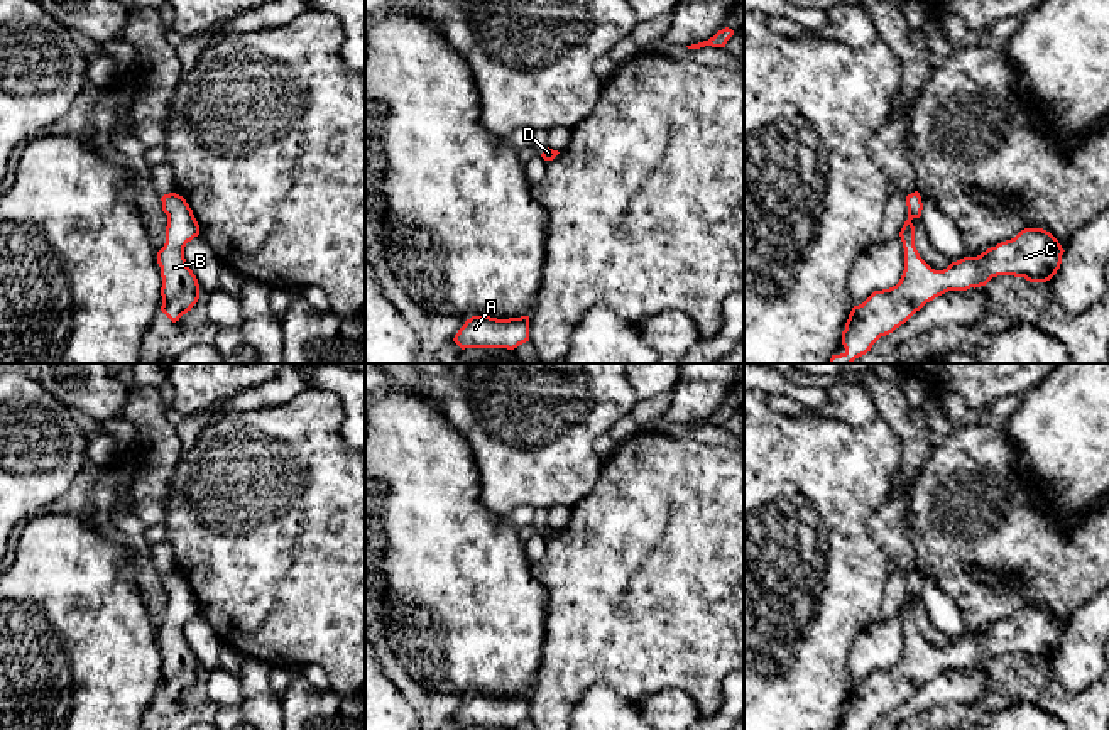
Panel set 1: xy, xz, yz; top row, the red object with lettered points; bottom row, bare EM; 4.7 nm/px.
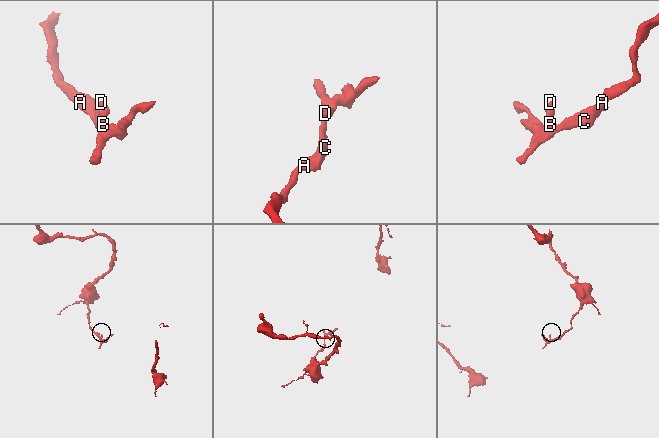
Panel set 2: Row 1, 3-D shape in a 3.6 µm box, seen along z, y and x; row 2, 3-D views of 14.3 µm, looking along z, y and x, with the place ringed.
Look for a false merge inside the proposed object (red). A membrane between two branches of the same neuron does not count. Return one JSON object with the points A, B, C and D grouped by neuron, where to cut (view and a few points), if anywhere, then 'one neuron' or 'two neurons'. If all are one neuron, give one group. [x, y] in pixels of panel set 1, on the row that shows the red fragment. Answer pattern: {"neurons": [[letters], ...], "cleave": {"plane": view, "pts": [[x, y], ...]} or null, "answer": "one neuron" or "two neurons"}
{"neurons": [["A", "B", "C", "D"]], "cleave": null, "answer": "one neuron"}

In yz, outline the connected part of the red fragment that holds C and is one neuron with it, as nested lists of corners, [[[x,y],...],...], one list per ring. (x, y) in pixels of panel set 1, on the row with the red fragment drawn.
[[[918,191],[906,196],[906,206],[908,220],[899,232],[904,248],[903,275],[896,286],[874,291],[862,304],[852,308],[842,331],[845,351],[832,355],[828,363],[852,363],[871,351],[881,336],[893,333],[926,302],[948,291],[975,289],[997,275],[1046,282],[1060,269],[1065,250],[1058,240],[1043,228],[1024,228],[977,257],[964,257],[943,270],[935,270],[915,247],[911,220],[920,218],[923,210]]]

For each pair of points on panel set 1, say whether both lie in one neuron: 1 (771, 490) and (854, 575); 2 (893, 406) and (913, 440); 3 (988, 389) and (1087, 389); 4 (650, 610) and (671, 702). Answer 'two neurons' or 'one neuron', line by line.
1: one neuron
2: one neuron
3: two neurons
4: two neurons

